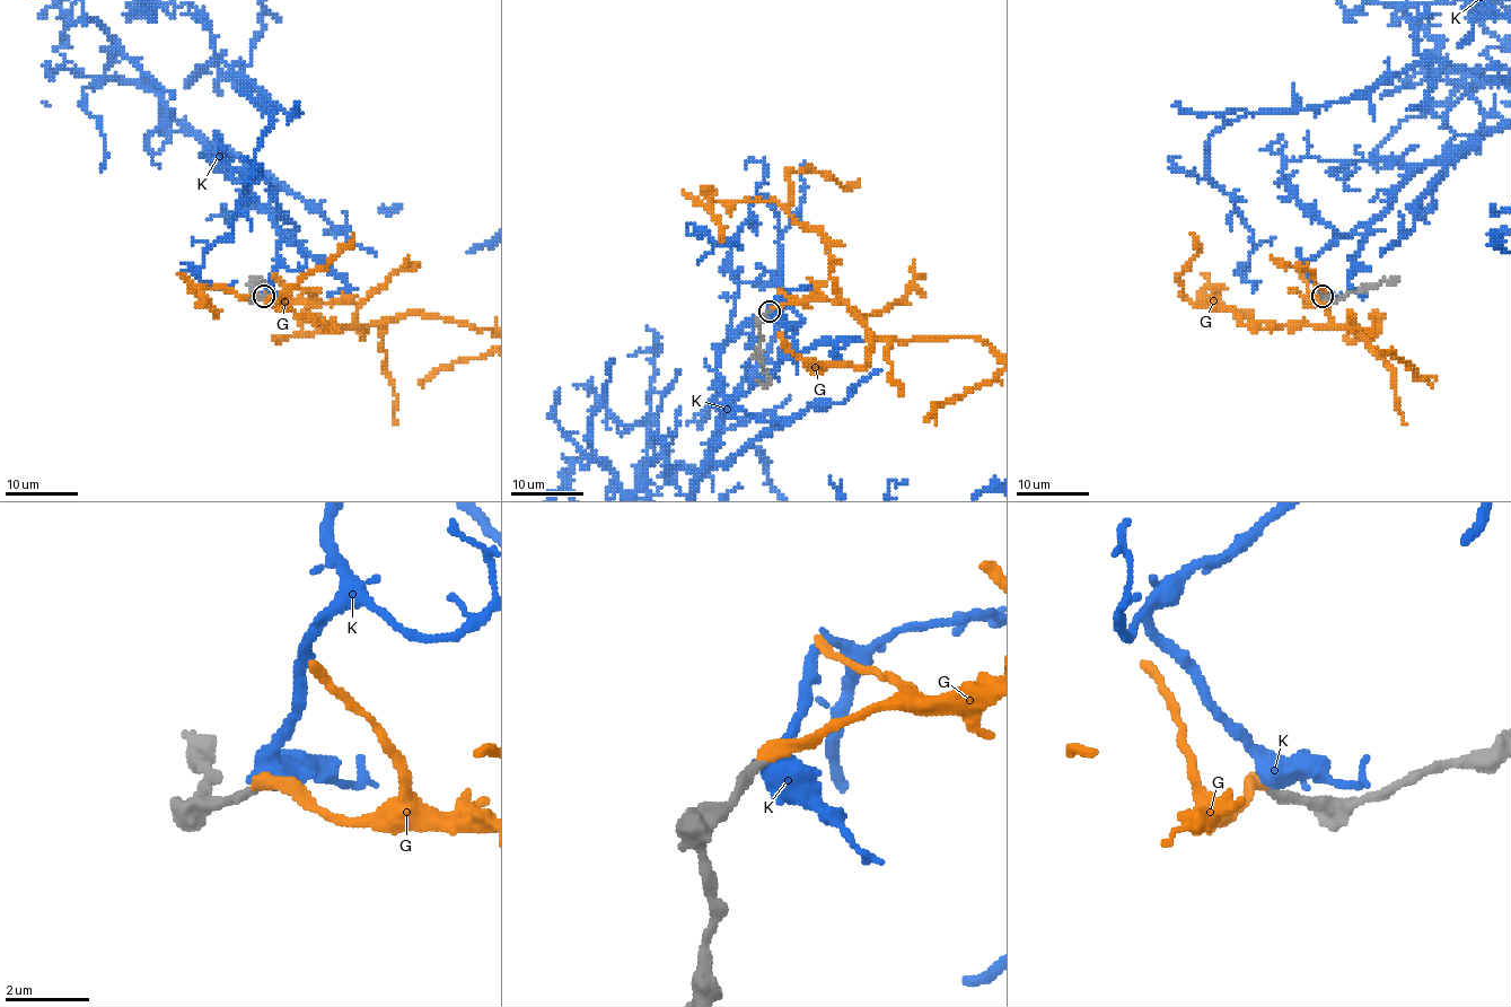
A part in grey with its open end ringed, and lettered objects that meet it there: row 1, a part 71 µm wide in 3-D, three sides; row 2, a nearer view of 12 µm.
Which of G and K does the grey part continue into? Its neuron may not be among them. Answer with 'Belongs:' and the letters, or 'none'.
Belongs: G

